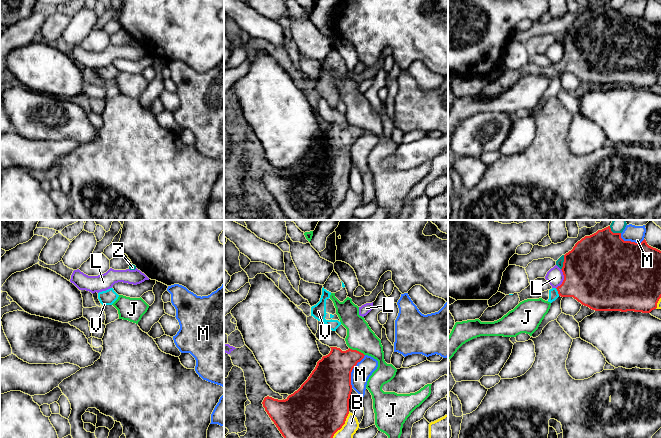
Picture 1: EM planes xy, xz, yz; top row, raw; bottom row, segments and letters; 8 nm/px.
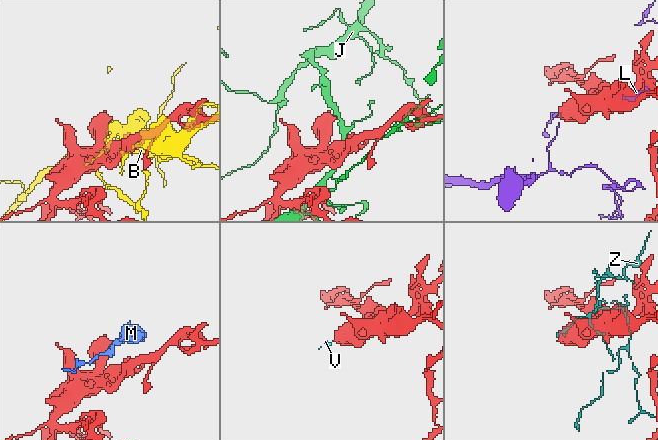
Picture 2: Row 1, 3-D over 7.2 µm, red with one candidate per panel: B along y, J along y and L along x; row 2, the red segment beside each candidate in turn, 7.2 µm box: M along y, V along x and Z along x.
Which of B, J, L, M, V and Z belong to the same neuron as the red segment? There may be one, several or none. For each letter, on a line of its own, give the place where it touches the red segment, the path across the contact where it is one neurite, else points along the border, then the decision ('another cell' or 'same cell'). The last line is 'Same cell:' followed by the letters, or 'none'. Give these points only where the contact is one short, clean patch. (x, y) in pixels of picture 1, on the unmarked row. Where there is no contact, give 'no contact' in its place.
B: meets red in xz at (340, 204); another cell
J: meets red in xz at (356, 126); another cell
L: meets red in yz at (564, 55); border along yz (561, 45), (563, 57), (556, 64); another cell
M: meets red in xz at (351, 147); another cell
V: meets red in yz at (558, 68); runs through yz (586, 55), (558, 68), (553, 69); same cell
Z: meets red in yz at (563, 38); another cell
Same cell: V

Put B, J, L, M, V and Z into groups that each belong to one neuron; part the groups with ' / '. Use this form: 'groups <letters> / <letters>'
groups B / J / L / M / V / Z

